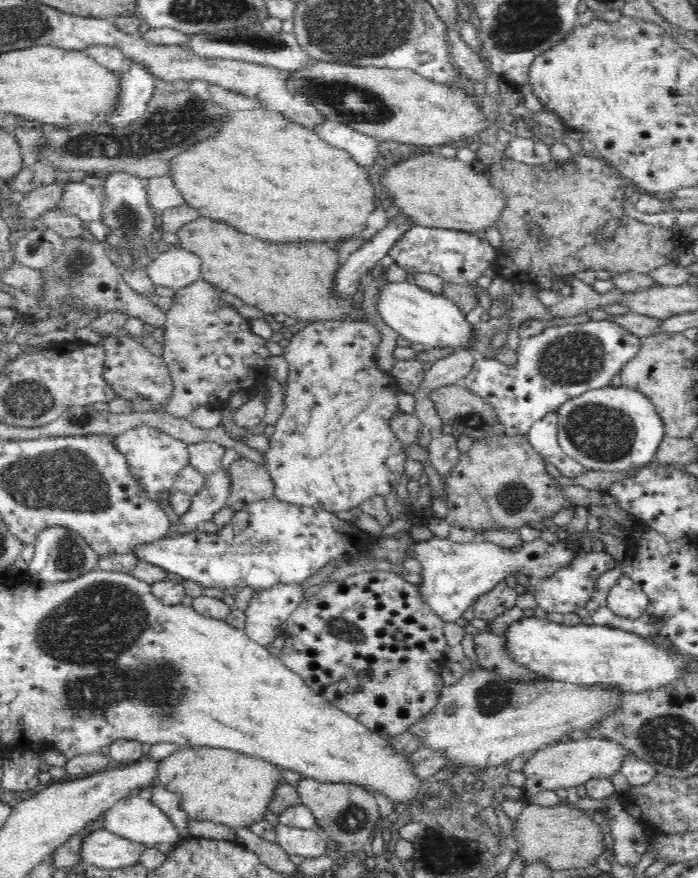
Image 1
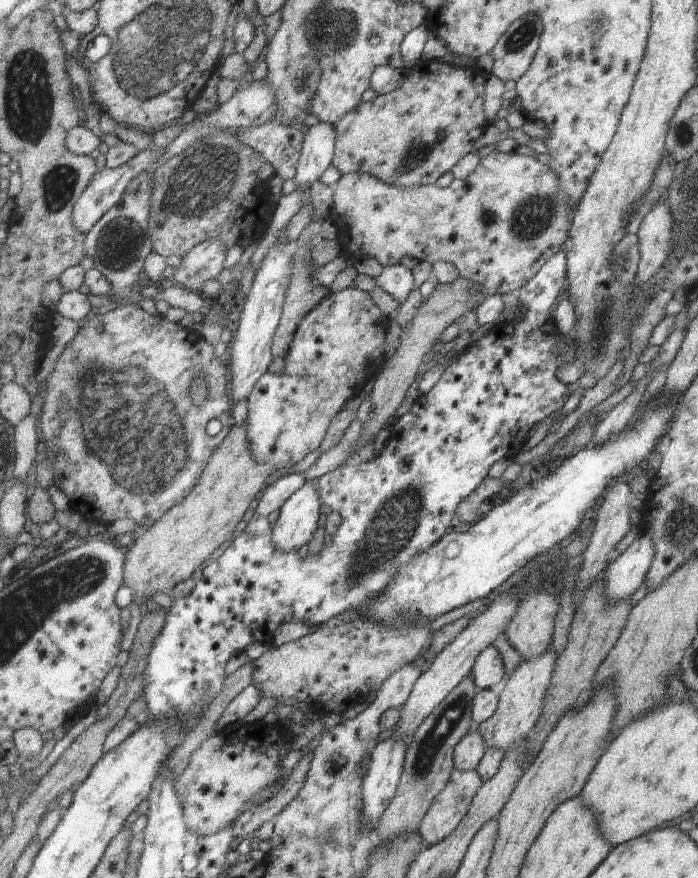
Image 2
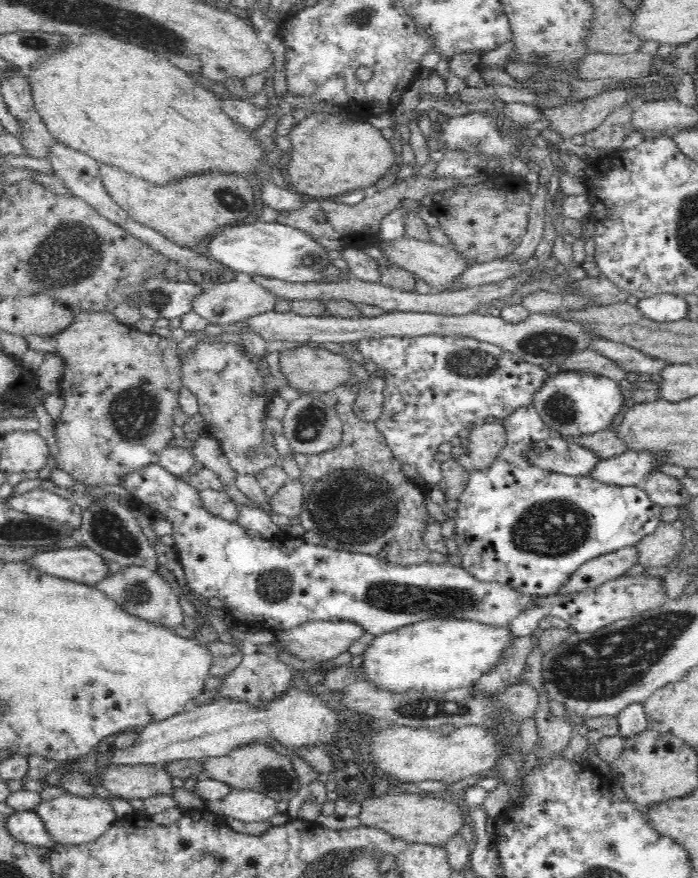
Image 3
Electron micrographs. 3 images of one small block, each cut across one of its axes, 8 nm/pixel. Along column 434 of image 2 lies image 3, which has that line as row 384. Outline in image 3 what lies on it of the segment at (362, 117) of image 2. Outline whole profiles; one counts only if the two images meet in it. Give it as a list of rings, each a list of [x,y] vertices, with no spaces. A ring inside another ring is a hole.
[[[80,311],[75,314],[74,322],[68,326],[66,330],[49,336],[35,336],[32,334],[26,337],[28,348],[30,351],[50,351],[50,353],[58,353],[64,358],[64,370],[61,376],[60,393],[64,398],[64,408],[61,410],[59,417],[54,421],[55,438],[58,446],[57,466],[60,470],[70,473],[73,477],[86,483],[96,484],[121,484],[124,477],[133,470],[152,465],[159,464],[161,452],[170,444],[175,443],[174,439],[174,416],[180,409],[180,390],[184,388],[183,373],[180,373],[183,367],[183,359],[180,358],[180,347],[174,336],[167,335],[162,338],[156,333],[140,332],[134,325],[124,325],[116,319],[112,311]]]

